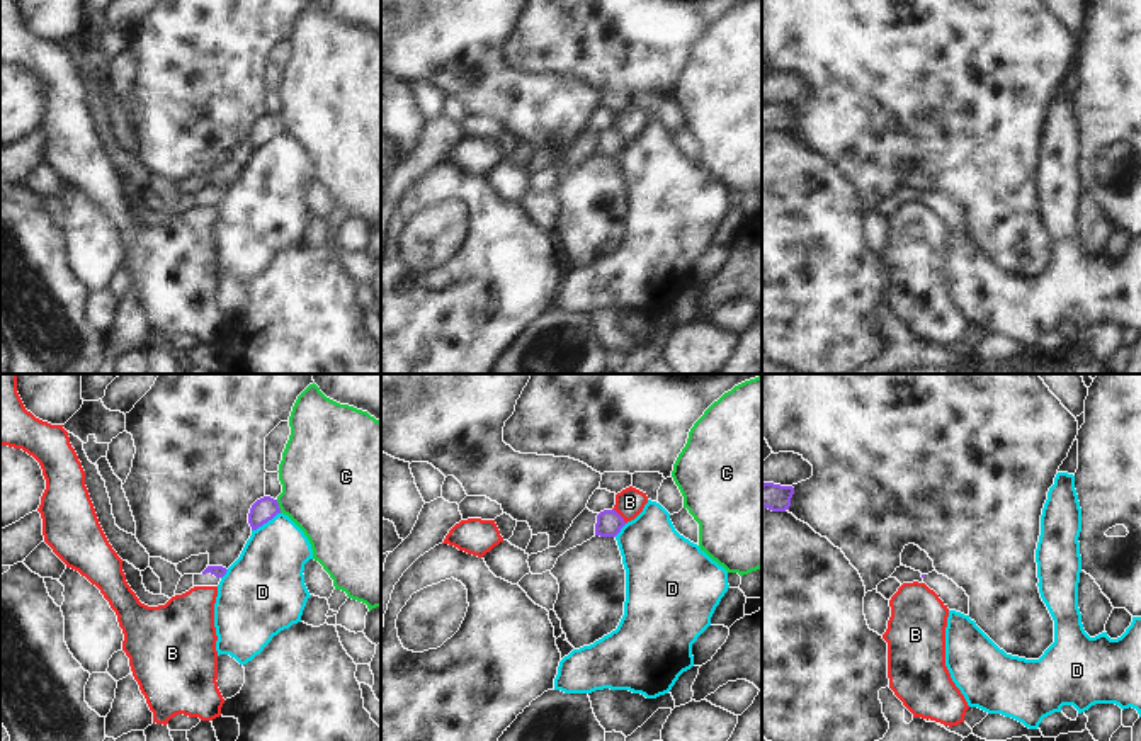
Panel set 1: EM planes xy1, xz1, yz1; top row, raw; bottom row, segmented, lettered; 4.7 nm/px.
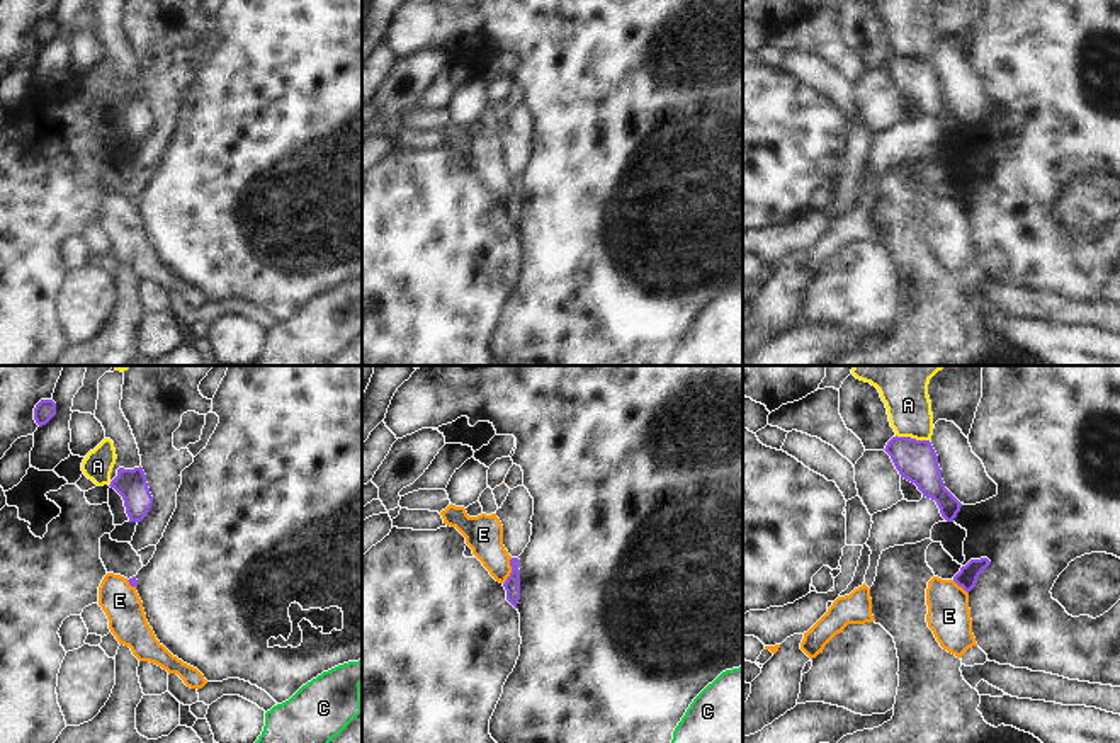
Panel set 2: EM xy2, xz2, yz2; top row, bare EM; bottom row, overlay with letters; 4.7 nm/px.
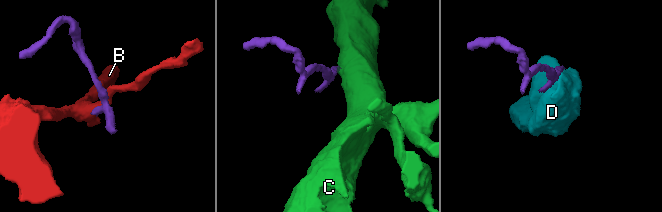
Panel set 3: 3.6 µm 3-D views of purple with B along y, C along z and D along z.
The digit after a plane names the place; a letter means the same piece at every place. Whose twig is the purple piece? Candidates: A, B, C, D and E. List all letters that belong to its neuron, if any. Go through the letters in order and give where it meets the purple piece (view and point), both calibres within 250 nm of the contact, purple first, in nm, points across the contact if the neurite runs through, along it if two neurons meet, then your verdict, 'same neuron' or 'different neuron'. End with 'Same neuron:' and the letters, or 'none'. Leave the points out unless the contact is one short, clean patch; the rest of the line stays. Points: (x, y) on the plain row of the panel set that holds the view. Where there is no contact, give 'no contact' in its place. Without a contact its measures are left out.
A: meets purple in yz2 at (913, 58); 200 nm thick on the purple side, 220 nm on the other; border along yz2 (896, 53), (928, 60); different neuron
B: meets purple in xz1 at (619, 135); 120 nm thick on the purple side, 140 nm on the other; different neuron
C: meets purple in xy1 at (278, 126); 110 nm thick on the purple side, 440 nm on the other; border along xy1 (276, 119), (281, 131); different neuron
D: meets purple in xy1 at (266, 141); 110 nm thick on the purple side, 320 nm on the other; different neuron
E: meets purple in xz2 at (512, 191); 80 nm thick on the purple side, 180 nm on the other; border along xz2 (512, 177), (510, 194), (503, 203); different neuron
Same neuron: none

